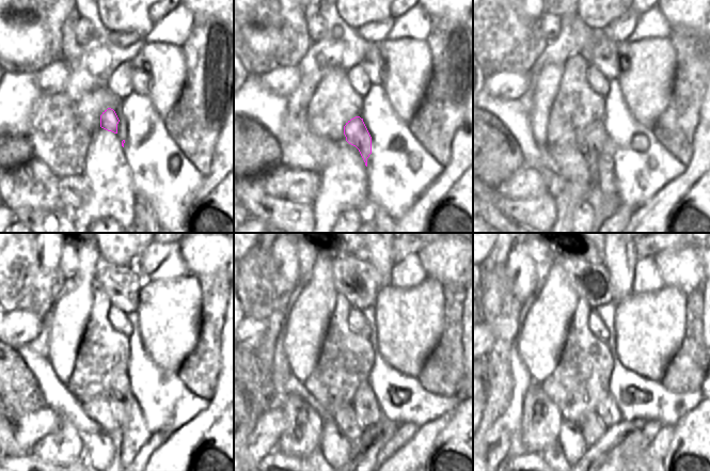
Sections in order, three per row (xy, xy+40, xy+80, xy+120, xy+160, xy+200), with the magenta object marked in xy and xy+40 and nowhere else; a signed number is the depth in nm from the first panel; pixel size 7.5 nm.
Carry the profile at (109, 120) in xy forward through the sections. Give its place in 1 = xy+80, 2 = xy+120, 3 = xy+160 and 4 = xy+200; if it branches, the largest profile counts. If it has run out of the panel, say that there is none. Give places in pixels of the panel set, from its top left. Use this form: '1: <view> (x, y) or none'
1: xy+80 (599, 148)
2: xy+120 (121, 397)
3: xy+160 (364, 403)
4: xy+200 (608, 411)

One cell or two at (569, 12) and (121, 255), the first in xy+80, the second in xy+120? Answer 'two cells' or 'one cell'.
two cells

